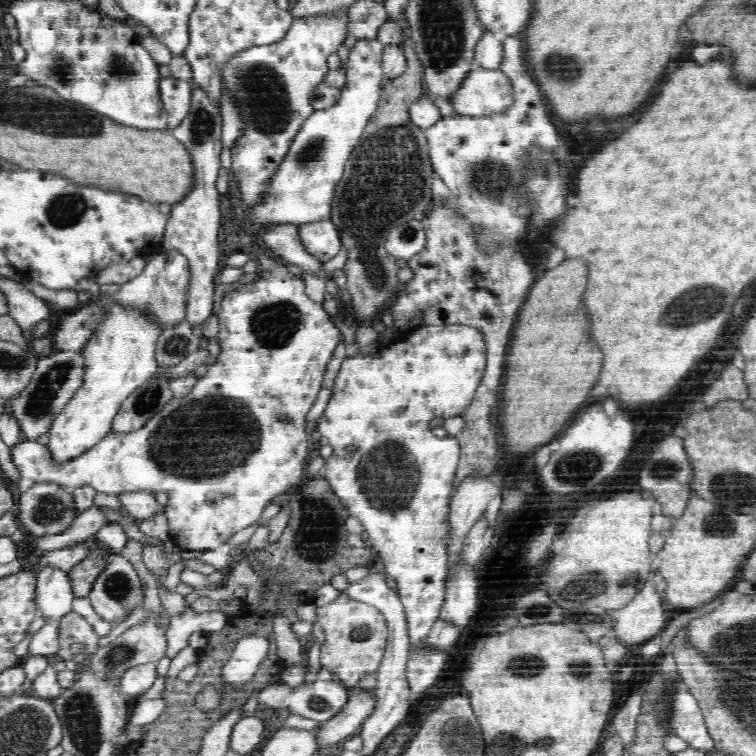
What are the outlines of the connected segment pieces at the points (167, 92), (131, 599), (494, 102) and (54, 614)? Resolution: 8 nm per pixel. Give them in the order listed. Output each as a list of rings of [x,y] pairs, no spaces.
[[[161,78],[161,99],[166,111],[167,128],[176,128],[188,116],[191,103],[191,83],[176,78]]]
[[[107,553],[104,560],[107,564],[94,580],[87,597],[95,615],[113,624],[141,606],[143,584],[132,564],[120,554]]]
[[[475,66],[460,87],[461,90],[450,99],[458,115],[498,115],[513,104],[513,83],[502,69]]]
[[[41,565],[37,567],[37,578],[36,578],[36,612],[40,611],[44,617],[59,619],[65,614],[72,611],[72,601],[75,599],[73,593],[73,584],[70,583],[69,573],[63,569],[56,568],[50,565]]]

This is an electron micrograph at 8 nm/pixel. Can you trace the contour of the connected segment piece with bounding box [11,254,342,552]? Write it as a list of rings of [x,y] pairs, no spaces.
[[[264,254],[258,256],[258,266],[263,270],[262,277],[248,286],[240,286],[237,290],[226,292],[222,296],[222,304],[218,304],[218,323],[219,334],[218,339],[222,351],[212,365],[209,366],[204,376],[198,379],[194,388],[189,395],[178,399],[172,399],[166,408],[162,408],[159,414],[156,414],[150,422],[146,422],[142,428],[138,430],[131,430],[128,432],[110,431],[102,440],[98,441],[89,451],[84,452],[78,456],[77,459],[70,460],[68,463],[61,463],[55,466],[54,462],[48,457],[48,450],[46,445],[42,445],[37,441],[21,440],[15,446],[12,446],[12,461],[16,465],[21,478],[30,480],[33,484],[36,483],[58,483],[65,485],[69,490],[73,490],[82,485],[90,485],[96,489],[96,492],[102,494],[124,495],[126,492],[166,492],[168,495],[168,502],[164,506],[165,515],[169,522],[169,534],[171,539],[175,542],[175,546],[184,551],[210,551],[222,546],[228,538],[232,538],[236,532],[252,526],[258,519],[260,514],[264,512],[266,504],[270,504],[272,498],[278,494],[286,493],[286,490],[296,485],[298,480],[302,480],[302,474],[306,470],[308,460],[304,460],[308,456],[308,444],[300,444],[306,442],[308,434],[306,434],[306,416],[313,407],[317,394],[320,392],[322,386],[322,378],[326,372],[326,366],[332,358],[332,355],[338,346],[342,334],[340,330],[334,326],[328,312],[324,310],[323,304],[317,304],[310,300],[305,294],[305,283],[307,280],[302,280],[298,276],[294,276],[288,272],[287,268],[281,267],[278,261],[272,259]]]

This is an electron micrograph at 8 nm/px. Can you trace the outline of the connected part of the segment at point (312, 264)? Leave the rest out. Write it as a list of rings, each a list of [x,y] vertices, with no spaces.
[[[296,226],[270,227],[262,234],[262,240],[282,260],[295,264],[308,274],[320,274],[323,262],[302,243]]]

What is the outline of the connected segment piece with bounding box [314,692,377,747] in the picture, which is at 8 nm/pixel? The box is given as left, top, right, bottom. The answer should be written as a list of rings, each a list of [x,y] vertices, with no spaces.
[[[358,692],[349,696],[348,702],[336,716],[320,724],[314,732],[320,747],[332,747],[359,732],[362,723],[373,714],[377,706],[376,692]]]

